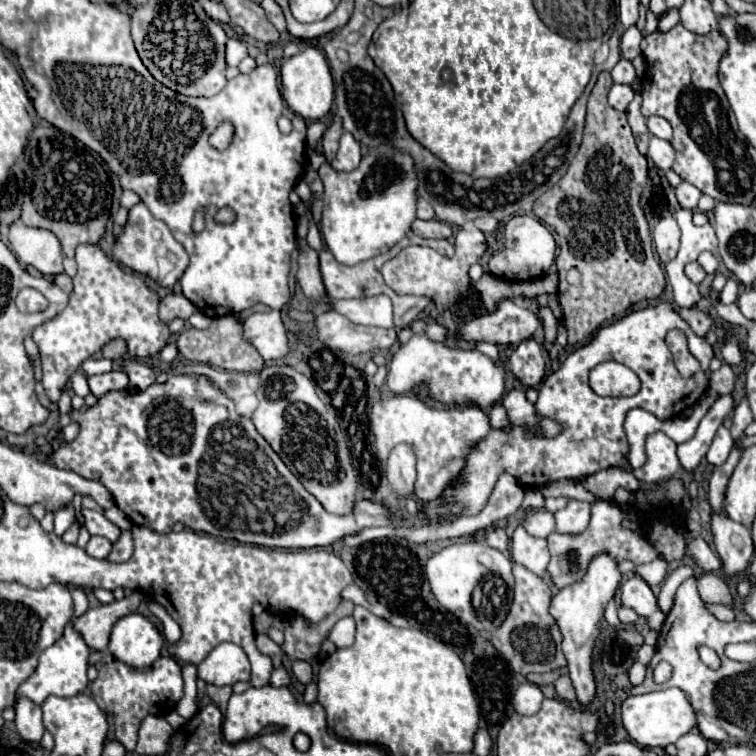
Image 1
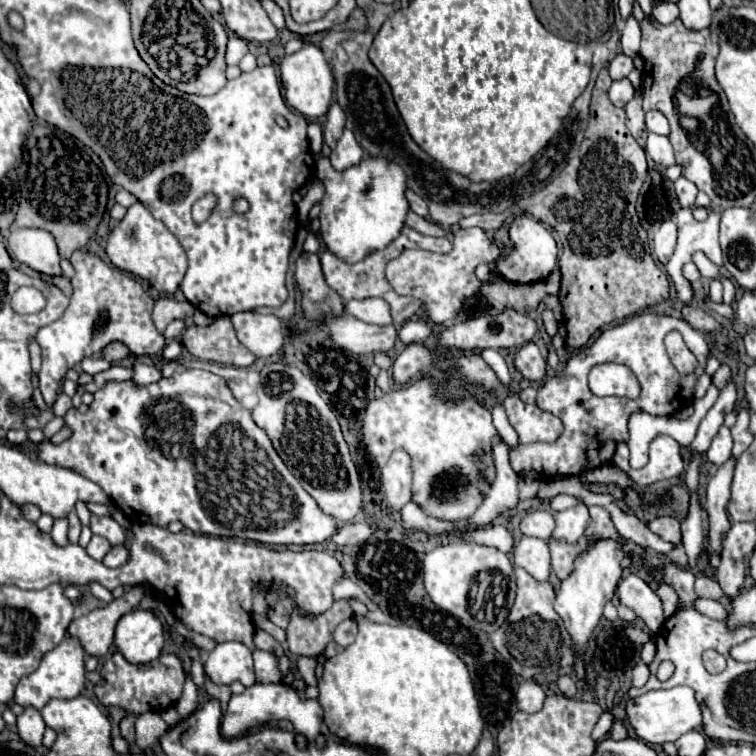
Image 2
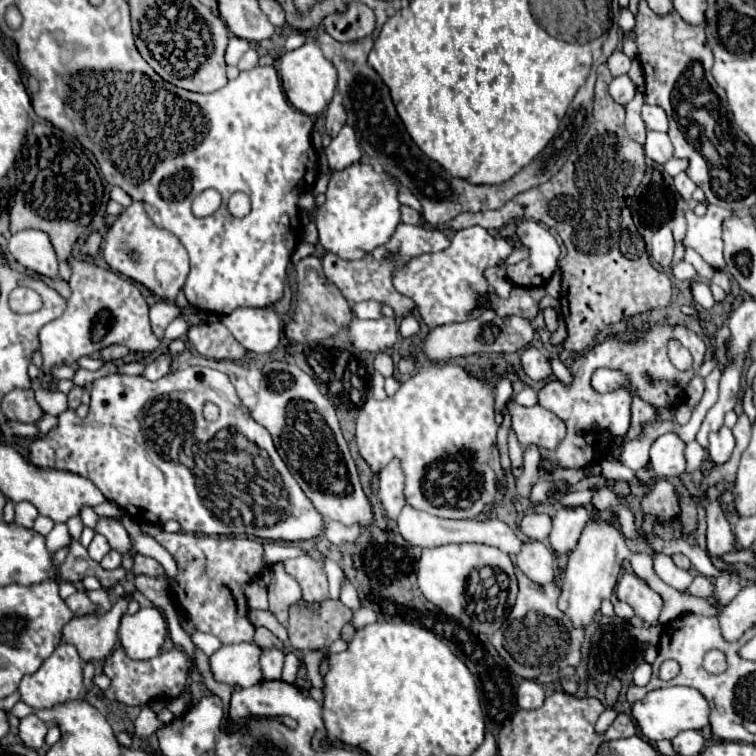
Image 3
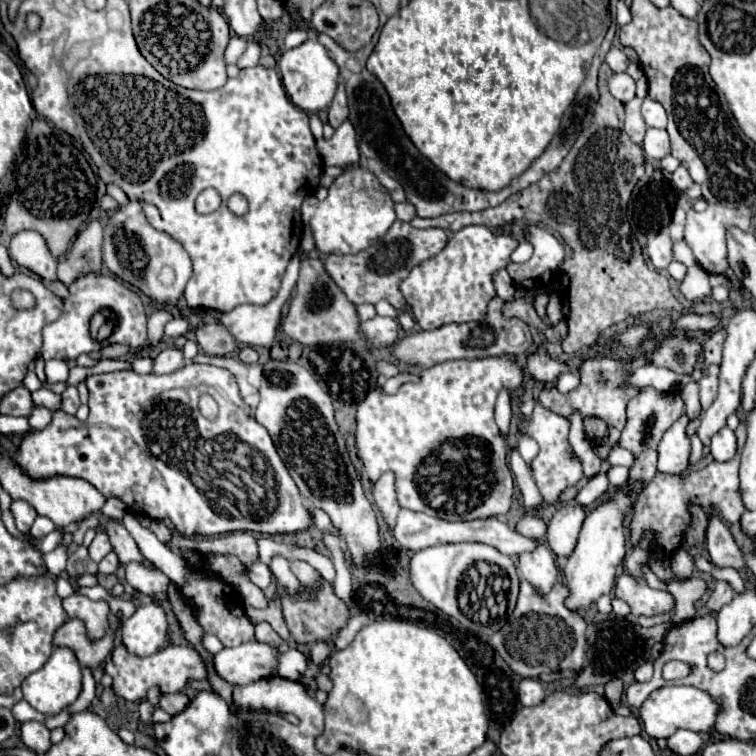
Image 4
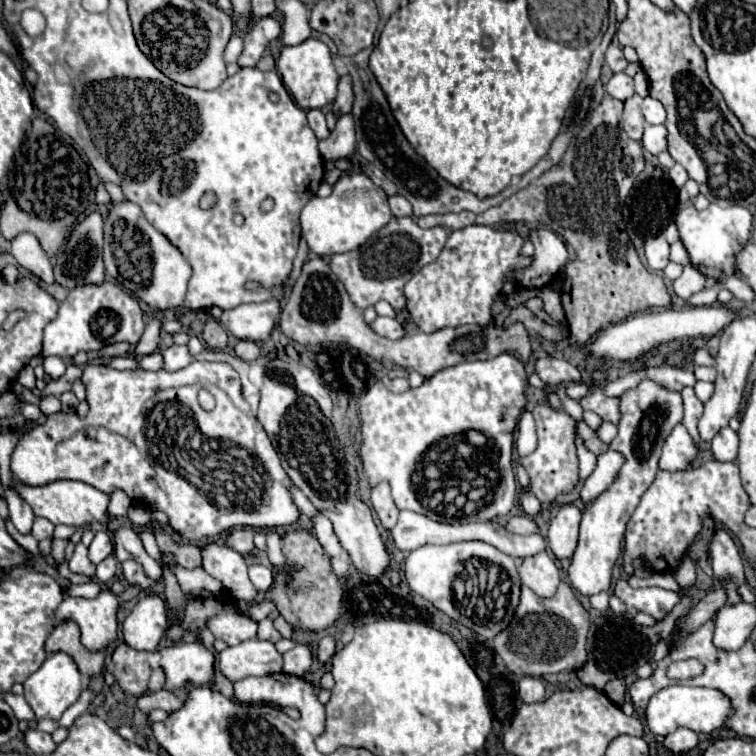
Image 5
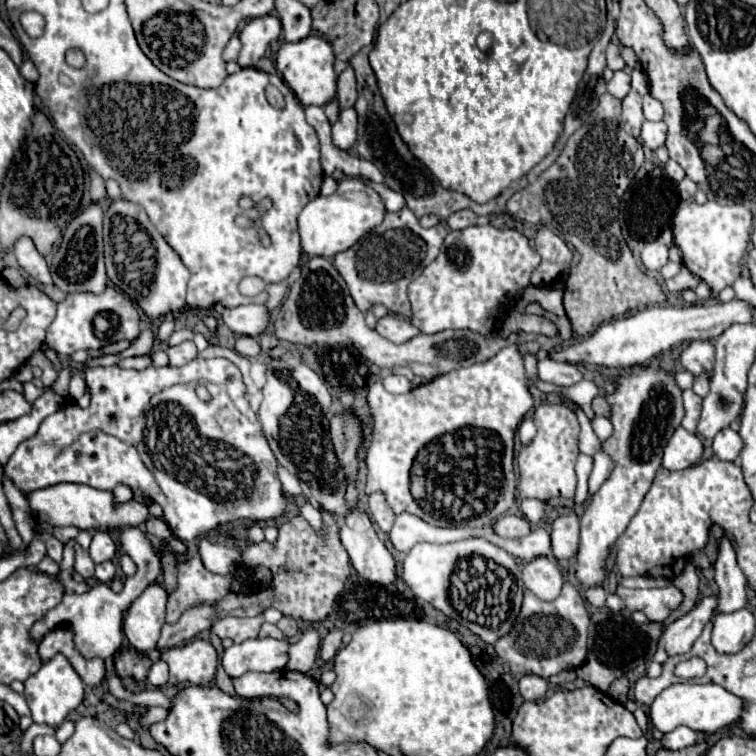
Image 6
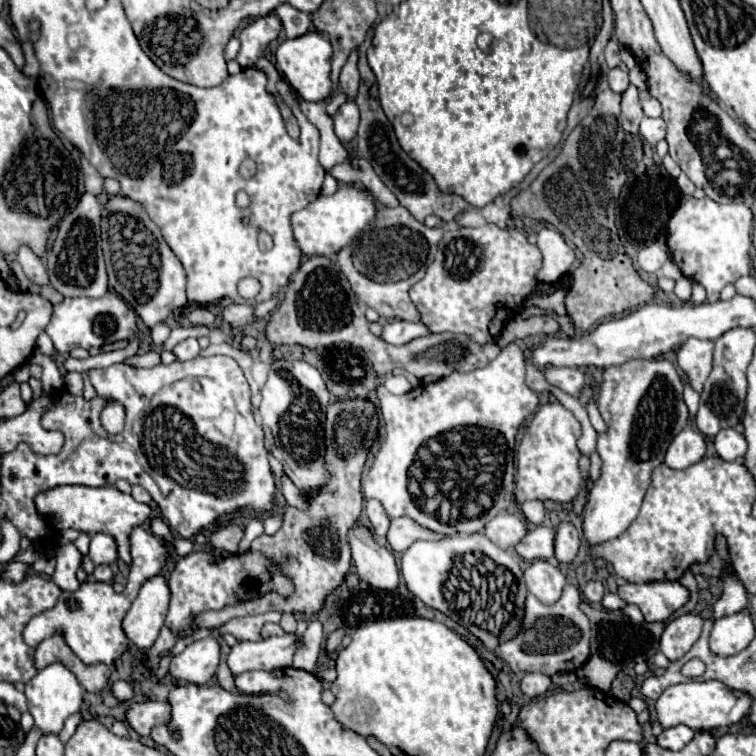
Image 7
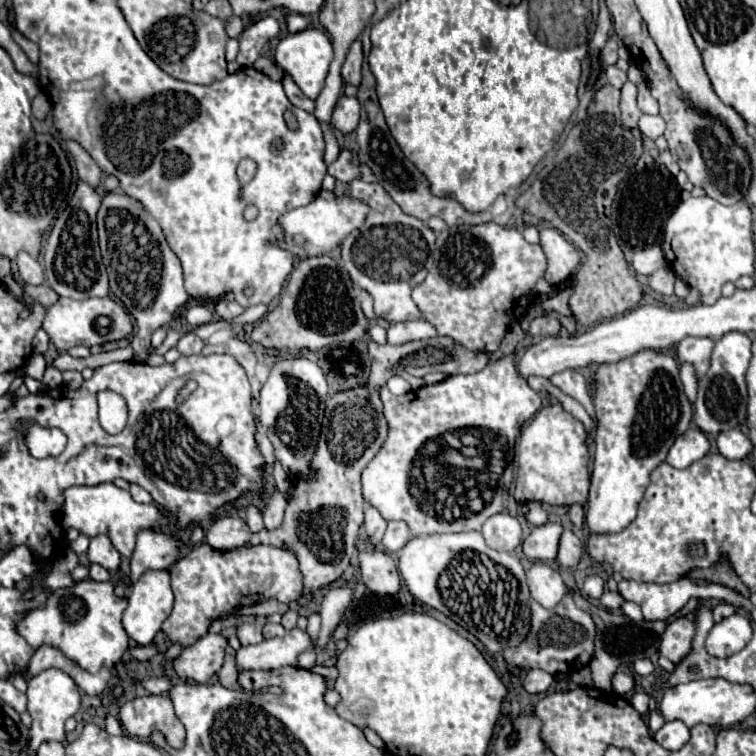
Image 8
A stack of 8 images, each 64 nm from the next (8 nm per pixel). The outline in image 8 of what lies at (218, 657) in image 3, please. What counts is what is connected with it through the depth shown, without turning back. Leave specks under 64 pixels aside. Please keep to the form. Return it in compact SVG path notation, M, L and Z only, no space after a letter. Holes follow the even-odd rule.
M294 628L280 638L264 640L256 646L242 646L236 652L240 670L274 670L280 666L298 666L298 656L312 650L312 638L306 630Z

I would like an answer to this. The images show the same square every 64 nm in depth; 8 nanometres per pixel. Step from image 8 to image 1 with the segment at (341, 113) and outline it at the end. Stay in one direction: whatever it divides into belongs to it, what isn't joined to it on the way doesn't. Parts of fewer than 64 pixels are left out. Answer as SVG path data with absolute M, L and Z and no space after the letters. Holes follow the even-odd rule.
M344 132L340 138L340 148L336 152L336 158L332 160L332 168L338 172L354 170L360 164L360 144L354 140L350 132Z

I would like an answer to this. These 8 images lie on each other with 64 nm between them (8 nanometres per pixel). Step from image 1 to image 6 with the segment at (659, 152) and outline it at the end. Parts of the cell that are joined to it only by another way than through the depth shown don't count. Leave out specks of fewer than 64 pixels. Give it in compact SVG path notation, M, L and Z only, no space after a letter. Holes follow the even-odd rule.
M646 120L646 122L642 124L640 140L642 140L642 144L648 146L650 150L656 150L656 148L662 146L664 140L666 140L666 124L664 124L664 122L650 122L650 120Z

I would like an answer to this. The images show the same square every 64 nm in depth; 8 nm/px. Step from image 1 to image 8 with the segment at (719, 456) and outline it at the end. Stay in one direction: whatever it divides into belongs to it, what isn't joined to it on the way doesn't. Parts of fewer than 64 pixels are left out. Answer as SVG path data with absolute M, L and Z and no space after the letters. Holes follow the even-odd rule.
M738 428L728 430L728 432L720 432L716 444L718 444L720 454L724 458L728 458L728 460L744 460L754 450L752 440L742 430L738 430Z

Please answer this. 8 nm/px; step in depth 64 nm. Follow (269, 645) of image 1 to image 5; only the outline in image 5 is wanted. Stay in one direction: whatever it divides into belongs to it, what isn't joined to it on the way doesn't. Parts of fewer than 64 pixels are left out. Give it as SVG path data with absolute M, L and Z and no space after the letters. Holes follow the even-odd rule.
M262 620L262 622L258 622L258 638L260 640L270 640L270 642L278 642L282 636L280 636L280 632L274 628L274 624L272 624L272 620Z

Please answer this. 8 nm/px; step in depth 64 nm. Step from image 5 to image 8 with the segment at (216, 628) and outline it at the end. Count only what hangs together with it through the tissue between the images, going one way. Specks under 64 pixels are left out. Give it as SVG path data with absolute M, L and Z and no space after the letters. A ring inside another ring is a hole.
M258 616L256 622L252 624L240 624L238 626L238 638L242 642L242 646L250 646L250 644L260 644L264 638L262 638L262 626L264 626L266 618Z

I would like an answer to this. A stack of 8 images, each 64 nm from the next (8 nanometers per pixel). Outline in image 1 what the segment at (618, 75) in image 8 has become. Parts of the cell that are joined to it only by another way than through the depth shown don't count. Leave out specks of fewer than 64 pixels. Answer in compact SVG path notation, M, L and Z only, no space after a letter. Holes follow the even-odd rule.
M614 84L608 94L608 102L616 110L626 110L626 106L632 102L632 98L634 98L634 90L628 84Z

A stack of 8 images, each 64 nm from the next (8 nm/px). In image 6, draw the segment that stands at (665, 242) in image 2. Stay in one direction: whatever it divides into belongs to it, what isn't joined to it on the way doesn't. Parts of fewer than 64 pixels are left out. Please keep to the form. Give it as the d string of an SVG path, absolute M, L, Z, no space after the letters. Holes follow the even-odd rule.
M650 242L642 250L642 264L650 272L658 272L668 262L668 246L662 242Z

